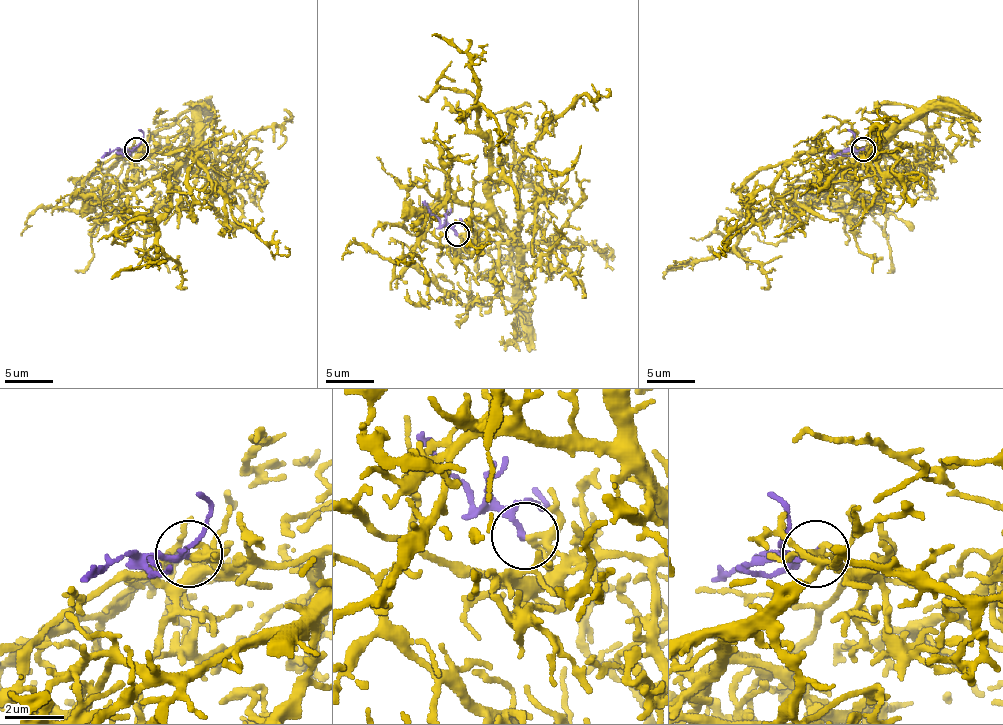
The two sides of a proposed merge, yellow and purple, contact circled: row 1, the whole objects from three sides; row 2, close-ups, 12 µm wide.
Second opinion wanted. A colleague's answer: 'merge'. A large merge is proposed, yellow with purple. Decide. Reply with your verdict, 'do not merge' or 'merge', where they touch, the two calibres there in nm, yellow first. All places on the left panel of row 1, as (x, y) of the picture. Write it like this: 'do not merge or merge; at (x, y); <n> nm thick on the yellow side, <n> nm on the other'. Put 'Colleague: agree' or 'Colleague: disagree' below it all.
merge; at (136, 149); 240 nm thick on the yellow side, 140 nm on the other
Colleague: agree

